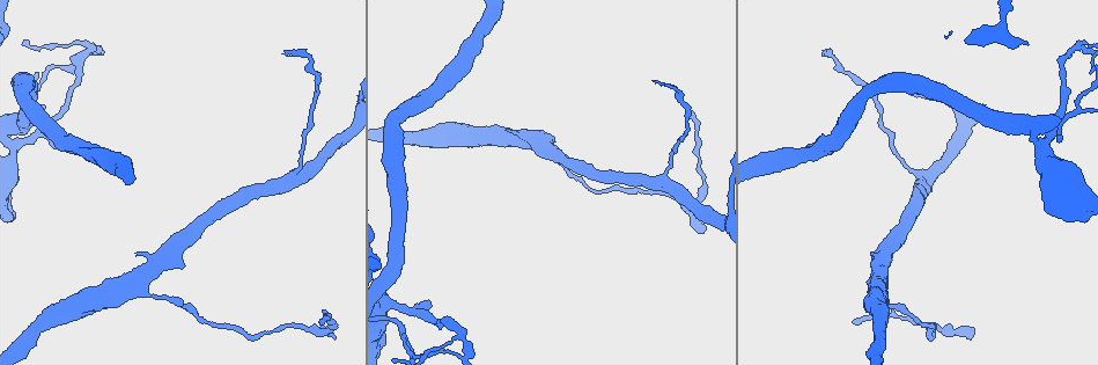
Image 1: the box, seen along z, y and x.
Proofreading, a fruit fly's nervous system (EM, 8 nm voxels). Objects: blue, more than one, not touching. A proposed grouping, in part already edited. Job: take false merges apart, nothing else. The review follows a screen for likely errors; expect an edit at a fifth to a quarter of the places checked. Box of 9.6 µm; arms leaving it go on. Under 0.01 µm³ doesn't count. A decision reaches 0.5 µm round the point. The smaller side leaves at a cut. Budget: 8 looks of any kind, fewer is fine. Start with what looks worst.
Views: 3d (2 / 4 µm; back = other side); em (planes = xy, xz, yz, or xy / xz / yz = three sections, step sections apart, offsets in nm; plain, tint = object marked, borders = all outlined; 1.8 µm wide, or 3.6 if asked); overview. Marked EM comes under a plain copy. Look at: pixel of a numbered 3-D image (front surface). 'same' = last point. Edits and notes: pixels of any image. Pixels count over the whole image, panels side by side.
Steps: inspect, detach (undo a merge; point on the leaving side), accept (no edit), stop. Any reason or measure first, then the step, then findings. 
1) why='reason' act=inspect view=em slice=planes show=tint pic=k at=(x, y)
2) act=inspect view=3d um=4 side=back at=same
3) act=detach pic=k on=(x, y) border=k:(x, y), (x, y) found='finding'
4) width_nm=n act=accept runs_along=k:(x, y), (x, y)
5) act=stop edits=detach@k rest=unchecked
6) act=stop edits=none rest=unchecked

why='looks like a crossing' act=inspect view=3d um=2 pic=1 at=(1073, 48)

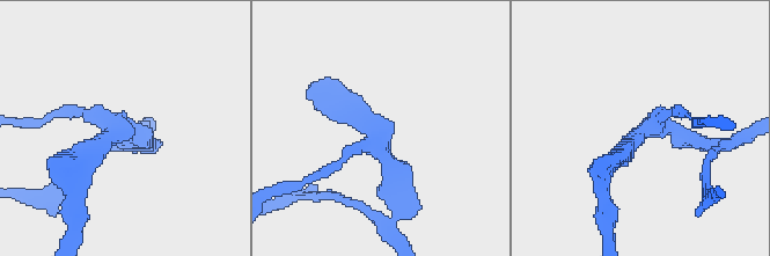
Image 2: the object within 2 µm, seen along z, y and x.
arms=4 act=inspect view=em slice=xy step=8 show=tint pic=2 at=(369, 137)

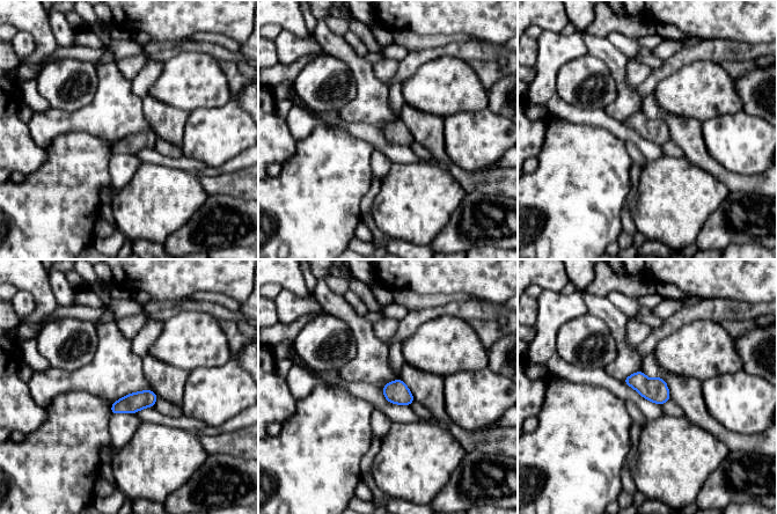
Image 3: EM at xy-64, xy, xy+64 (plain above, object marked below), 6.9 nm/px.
why='another direction' act=inspect view=em slice=planes show=tint at=same

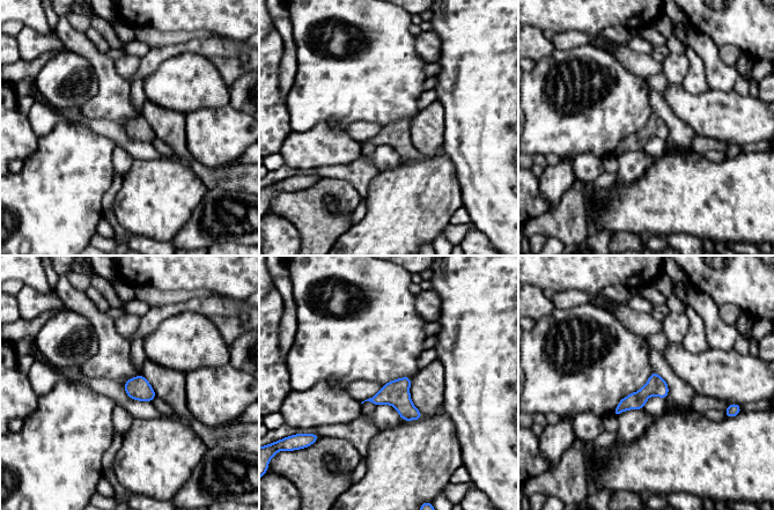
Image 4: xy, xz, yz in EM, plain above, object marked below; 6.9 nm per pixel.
act=accept runs_along=4:(663, 384), (647, 390), (617, 412) found='continuous, no second neuron'

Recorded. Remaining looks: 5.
why='narrows sharply' act=inspect view=3d um=2 pic=1 at=(898, 318)

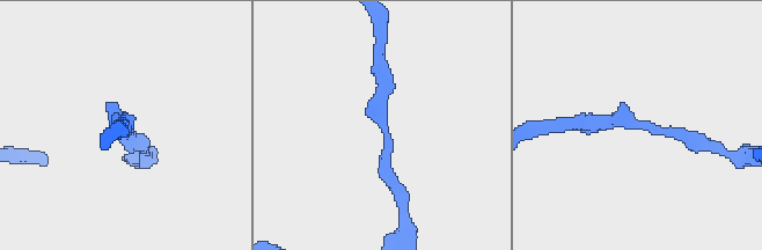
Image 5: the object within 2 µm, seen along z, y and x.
why='shape alone is not enough' act=inspect view=em slice=xy step=8 show=borders pic=5 at=(387, 124)

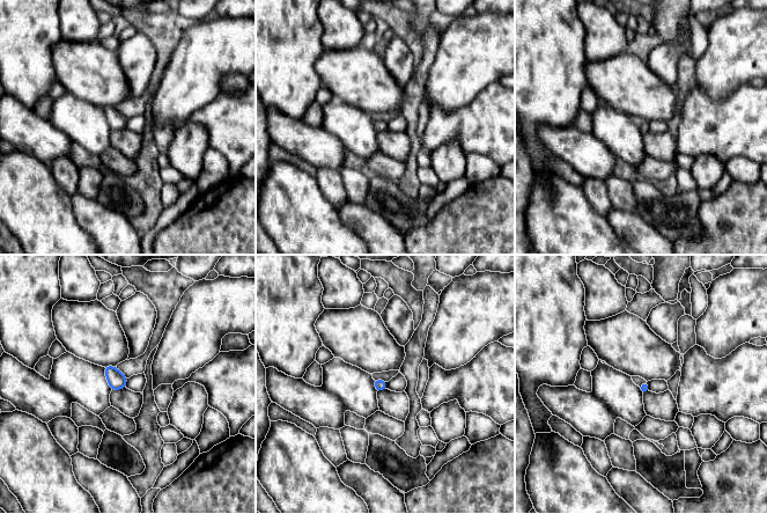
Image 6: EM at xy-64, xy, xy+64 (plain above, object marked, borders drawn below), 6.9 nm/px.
act=inspect view=em slice=xz step=4 show=borders at=same

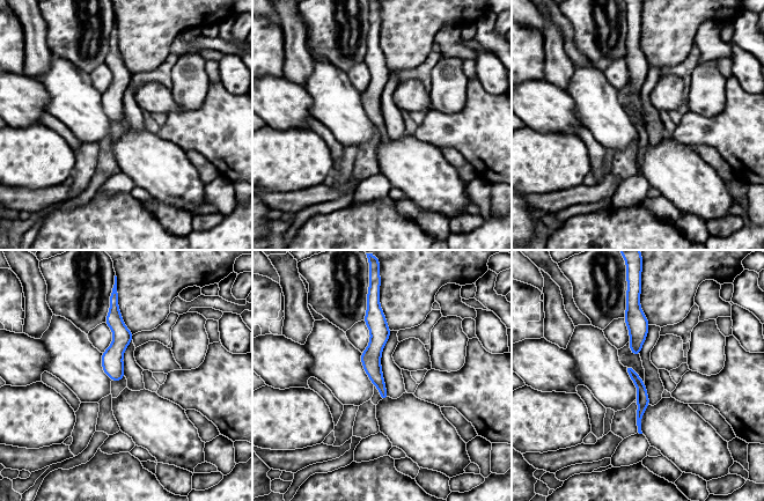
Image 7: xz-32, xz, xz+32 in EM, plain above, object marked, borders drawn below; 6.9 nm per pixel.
width_nm=90 act=accept runs_along=7:(376, 310), (374, 373), (383, 397) found='continuous, no second neuron'

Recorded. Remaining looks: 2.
why='three-way junction' act=inspect view=em slice=xz step=16 show=borders pic=1 at=(13, 126)

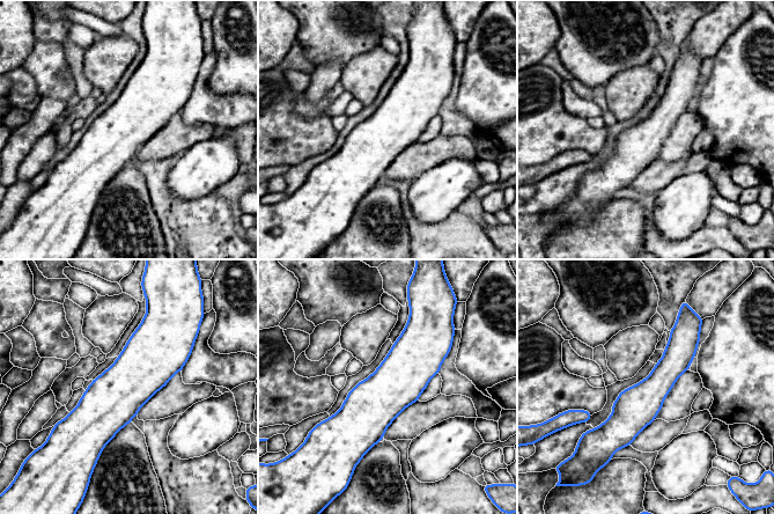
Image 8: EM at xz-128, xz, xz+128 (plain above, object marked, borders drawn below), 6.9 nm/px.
act=accept runs_along=8:(412, 324), (361, 453) found='all the same neuron'

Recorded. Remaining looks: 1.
act=stop edits=none rest=unchecked

